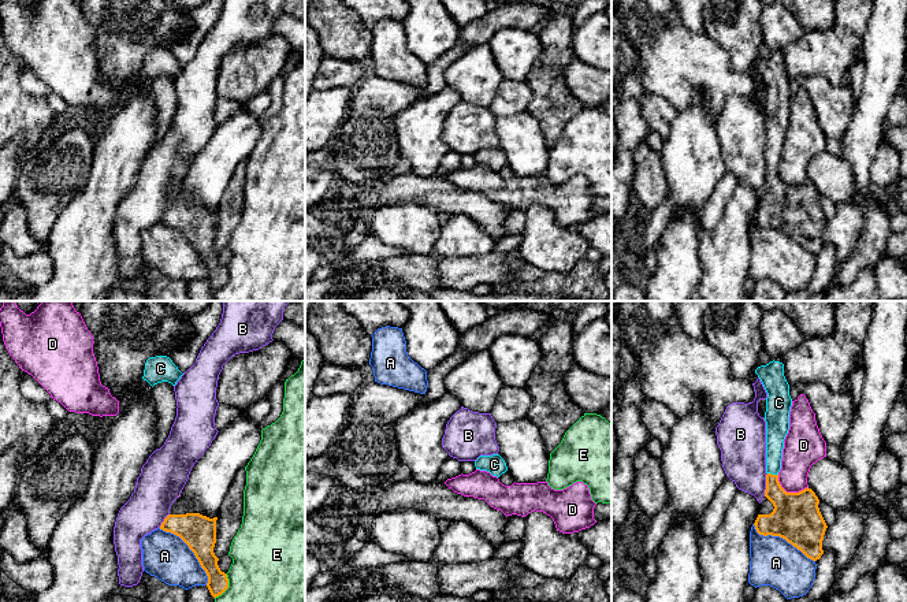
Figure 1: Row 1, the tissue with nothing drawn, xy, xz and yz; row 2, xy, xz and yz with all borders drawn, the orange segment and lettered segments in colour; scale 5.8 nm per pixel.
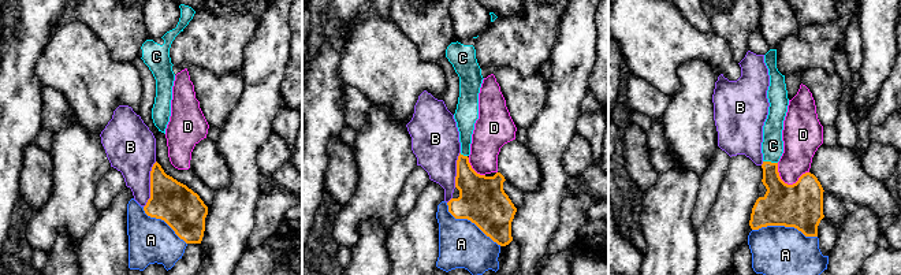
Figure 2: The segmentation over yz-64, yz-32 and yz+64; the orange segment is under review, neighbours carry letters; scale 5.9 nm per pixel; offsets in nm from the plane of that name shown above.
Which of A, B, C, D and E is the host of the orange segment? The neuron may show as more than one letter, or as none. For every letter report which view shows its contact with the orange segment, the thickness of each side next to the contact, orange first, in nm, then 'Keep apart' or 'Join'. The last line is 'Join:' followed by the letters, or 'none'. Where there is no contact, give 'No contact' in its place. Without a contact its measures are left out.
A: Touches orange in xy. Thickness 200 nm (orange) against 280 nm. Keep apart
B: Touches orange in yz. Thickness 280 nm (orange) against 280 nm. Keep apart
C: Touches orange in yz. Thickness 240 nm (orange) against 120 nm. Join
D: Touches orange in yz. Thickness 280 nm (orange) against 200 nm. Keep apart
E: Touches orange in xy. Thickness 120 nm (orange) against 380 nm. Keep apart
Join: C

